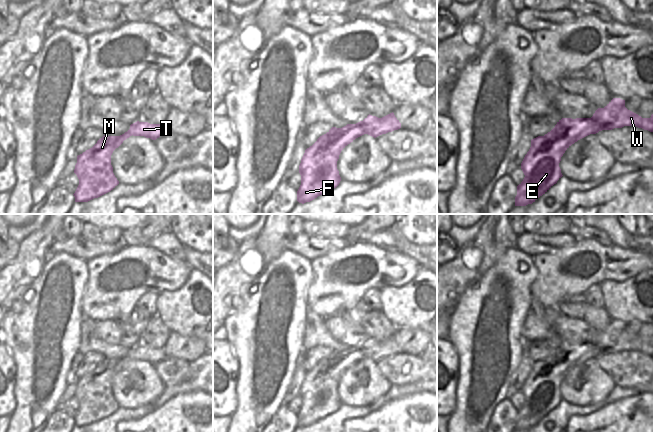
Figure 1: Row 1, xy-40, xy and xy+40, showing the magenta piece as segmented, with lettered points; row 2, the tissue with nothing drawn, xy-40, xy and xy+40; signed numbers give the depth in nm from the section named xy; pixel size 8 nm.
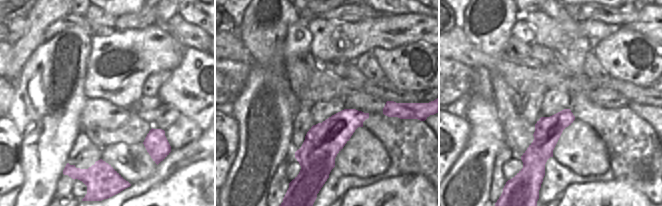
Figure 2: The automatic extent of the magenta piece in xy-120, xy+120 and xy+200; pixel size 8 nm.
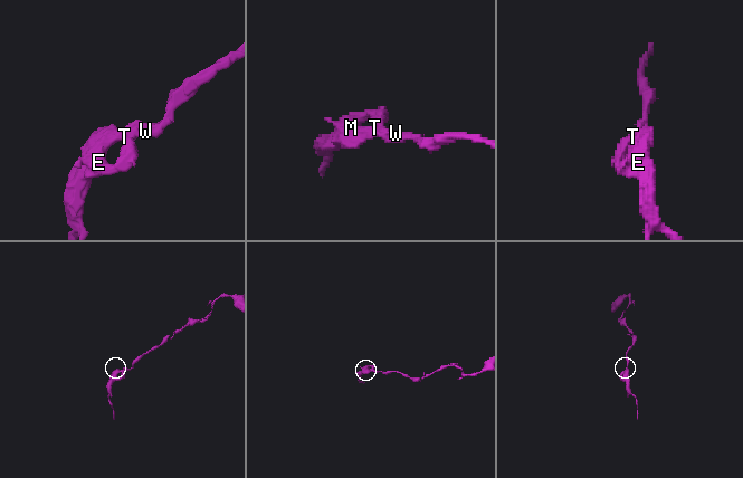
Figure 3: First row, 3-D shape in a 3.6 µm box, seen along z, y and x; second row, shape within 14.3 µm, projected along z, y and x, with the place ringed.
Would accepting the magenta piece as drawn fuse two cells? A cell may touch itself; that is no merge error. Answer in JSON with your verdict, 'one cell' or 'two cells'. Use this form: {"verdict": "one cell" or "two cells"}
{"verdict": "one cell"}

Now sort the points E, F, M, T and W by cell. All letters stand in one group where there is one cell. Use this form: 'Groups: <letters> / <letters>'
Groups: E F M T W.

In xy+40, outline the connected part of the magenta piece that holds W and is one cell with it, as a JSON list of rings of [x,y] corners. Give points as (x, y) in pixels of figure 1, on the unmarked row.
[[[613,322],[604,332],[598,332],[591,342],[562,342],[550,356],[532,363],[531,371],[521,387],[525,401],[517,410],[515,430],[532,428],[557,407],[563,400],[559,391],[561,381],[572,368],[590,358],[624,350],[636,350],[653,356],[653,338],[650,342],[642,342],[625,331],[625,324]]]

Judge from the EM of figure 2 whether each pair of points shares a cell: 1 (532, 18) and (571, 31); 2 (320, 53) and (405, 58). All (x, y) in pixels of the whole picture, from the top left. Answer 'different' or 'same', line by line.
1: same
2: different

